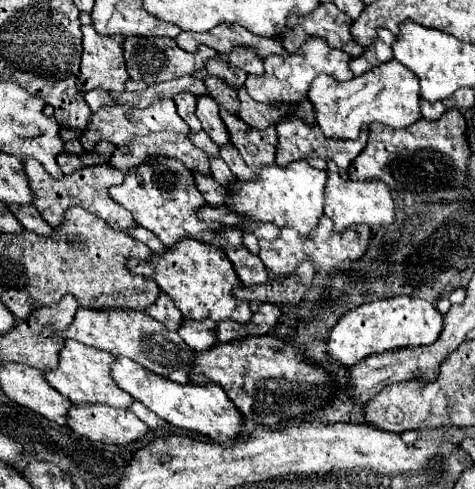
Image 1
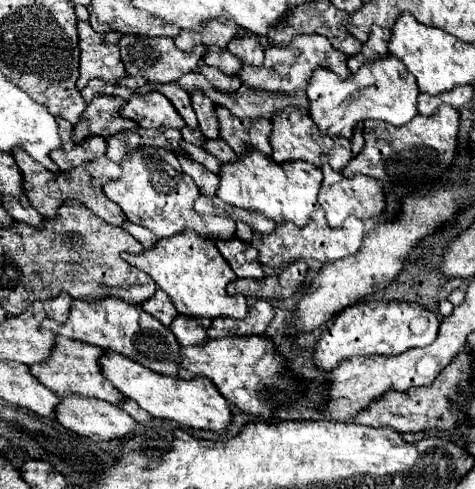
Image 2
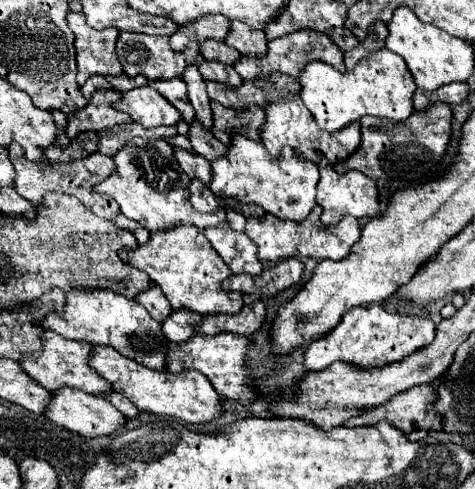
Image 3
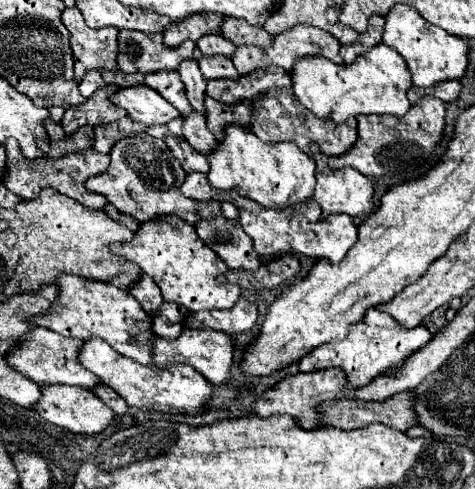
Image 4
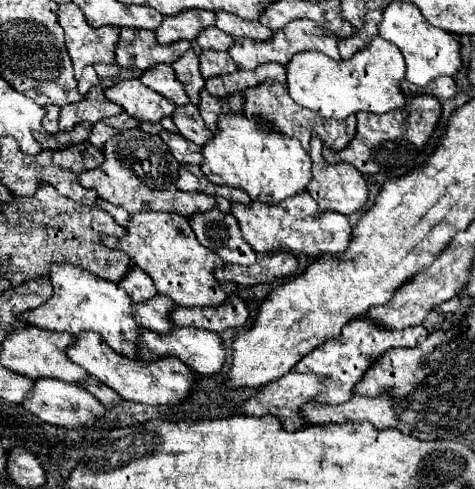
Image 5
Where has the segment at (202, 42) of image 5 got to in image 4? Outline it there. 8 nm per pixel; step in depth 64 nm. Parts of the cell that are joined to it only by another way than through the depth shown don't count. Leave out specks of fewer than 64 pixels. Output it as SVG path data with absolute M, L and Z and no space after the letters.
M202 36L198 42L196 42L198 50L204 54L204 56L226 56L226 58L232 58L236 46L228 44L228 40L224 40L222 36Z

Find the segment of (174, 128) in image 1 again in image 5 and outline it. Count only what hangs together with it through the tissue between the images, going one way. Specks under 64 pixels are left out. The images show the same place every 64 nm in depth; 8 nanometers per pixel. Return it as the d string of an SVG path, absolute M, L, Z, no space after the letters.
M140 80L118 82L106 88L104 94L108 100L120 104L132 118L144 122L160 122L162 118L170 118L176 110L170 100L164 100L164 96L140 84Z

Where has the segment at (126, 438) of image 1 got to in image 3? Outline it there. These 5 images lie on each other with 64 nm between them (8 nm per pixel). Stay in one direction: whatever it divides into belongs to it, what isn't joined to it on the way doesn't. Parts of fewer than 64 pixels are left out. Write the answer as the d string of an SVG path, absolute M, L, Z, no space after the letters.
M62 388L60 392L52 394L46 418L56 422L58 426L62 426L66 430L72 430L76 434L82 434L86 438L110 436L112 432L120 430L128 422L128 418L122 412L118 412L108 400L104 400L100 396L88 396L86 392L76 392L74 388Z

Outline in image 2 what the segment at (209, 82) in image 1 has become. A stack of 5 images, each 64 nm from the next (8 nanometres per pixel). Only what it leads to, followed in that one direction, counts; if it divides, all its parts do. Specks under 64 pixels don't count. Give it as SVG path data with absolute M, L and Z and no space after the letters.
M206 64L200 68L200 72L206 76L206 80L208 80L218 92L234 94L234 90L232 90L232 78L230 78L230 76L224 76L222 72L216 72L216 68L208 68Z

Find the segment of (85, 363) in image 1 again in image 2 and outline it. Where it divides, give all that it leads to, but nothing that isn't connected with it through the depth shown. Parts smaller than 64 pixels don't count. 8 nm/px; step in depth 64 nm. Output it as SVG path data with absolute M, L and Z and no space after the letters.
M62 336L56 338L56 348L52 350L52 358L46 364L40 366L32 366L36 378L48 386L52 392L56 392L58 396L82 396L82 398L98 398L98 400L106 400L110 404L122 404L124 396L120 394L120 390L116 390L112 386L112 382L102 374L100 368L100 358L104 356L102 348L92 348L92 344L76 344L76 340L64 340Z

